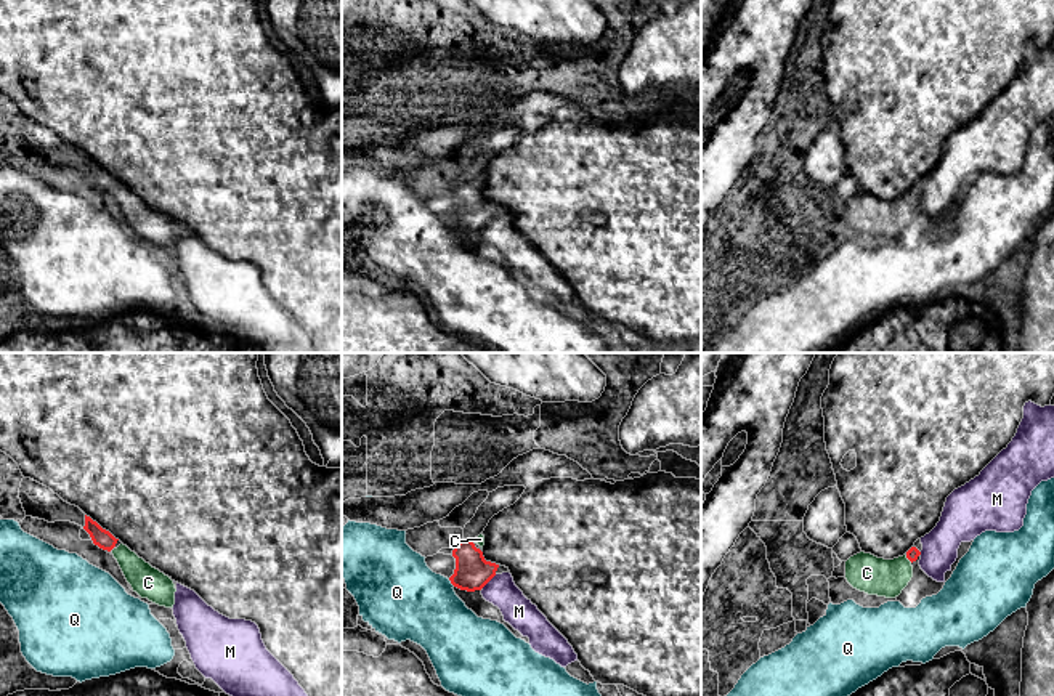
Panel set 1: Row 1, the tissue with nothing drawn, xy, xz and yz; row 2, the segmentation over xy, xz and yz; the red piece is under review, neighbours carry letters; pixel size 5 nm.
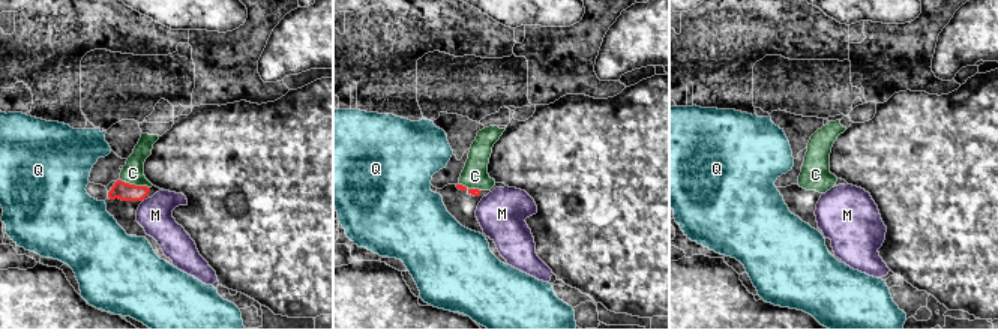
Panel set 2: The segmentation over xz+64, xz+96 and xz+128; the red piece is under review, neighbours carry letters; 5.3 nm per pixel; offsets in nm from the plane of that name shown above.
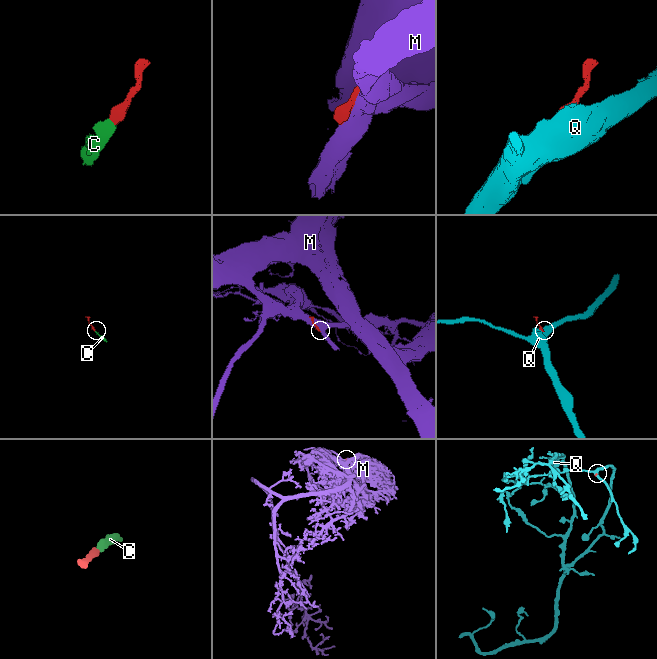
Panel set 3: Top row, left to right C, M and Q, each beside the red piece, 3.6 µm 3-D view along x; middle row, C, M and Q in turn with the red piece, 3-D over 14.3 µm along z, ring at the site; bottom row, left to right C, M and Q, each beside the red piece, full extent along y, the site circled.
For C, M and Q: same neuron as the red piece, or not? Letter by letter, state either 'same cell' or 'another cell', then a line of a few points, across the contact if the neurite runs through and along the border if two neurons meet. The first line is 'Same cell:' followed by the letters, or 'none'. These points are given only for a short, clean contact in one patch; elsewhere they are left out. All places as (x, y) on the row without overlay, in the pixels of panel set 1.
Same cell: C
C: same cell; line yz (913, 193), (908, 199), (894, 214), (867, 214)
M: another cell
Q: another cell; line xz (448, 220), (454, 226)

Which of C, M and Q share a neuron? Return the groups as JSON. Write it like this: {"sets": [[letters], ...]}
{"sets": [["C"], ["M"], ["Q"]]}

